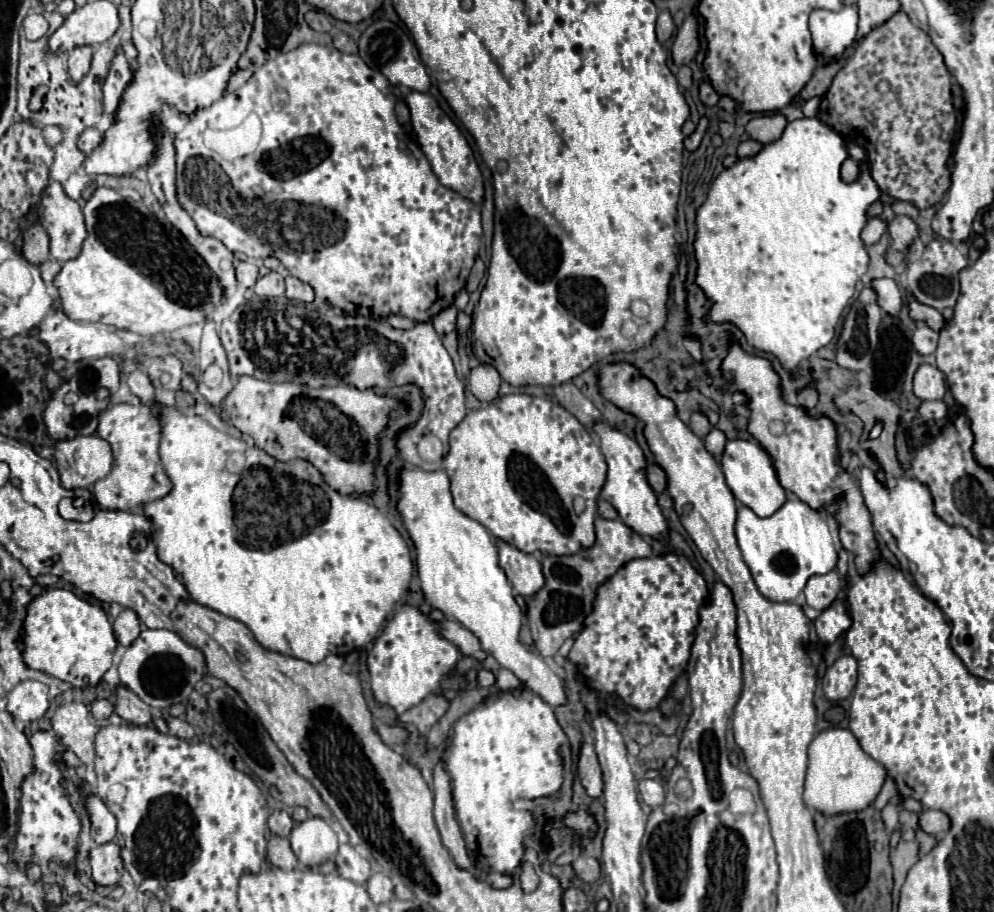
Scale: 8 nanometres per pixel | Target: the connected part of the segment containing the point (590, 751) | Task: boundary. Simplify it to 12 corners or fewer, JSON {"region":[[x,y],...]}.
{"region":[[590,742],[578,760],[580,782],[588,796],[602,800],[602,770]]}

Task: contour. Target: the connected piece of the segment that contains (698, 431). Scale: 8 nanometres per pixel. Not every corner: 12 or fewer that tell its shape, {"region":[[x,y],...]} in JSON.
{"region":[[700,412],[690,418],[690,428],[698,438],[712,430],[708,418]]}

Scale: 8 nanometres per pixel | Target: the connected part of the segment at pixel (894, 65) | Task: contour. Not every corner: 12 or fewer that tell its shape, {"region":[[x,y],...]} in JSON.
{"region":[[906,12],[858,40],[818,118],[892,200],[950,186],[950,72]]}

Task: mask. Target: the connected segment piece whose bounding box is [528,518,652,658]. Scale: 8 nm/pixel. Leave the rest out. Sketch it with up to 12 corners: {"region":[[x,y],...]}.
{"region":[[596,518],[598,540],[542,560],[528,600],[544,658],[584,628],[596,588],[652,546],[622,520]]}

